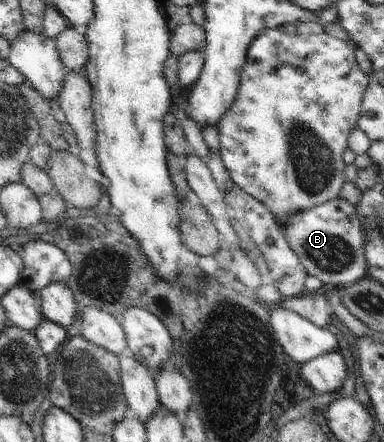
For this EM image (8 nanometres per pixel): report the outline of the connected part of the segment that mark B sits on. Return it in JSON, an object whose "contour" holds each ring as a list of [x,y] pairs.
{"contour":[[[336,198],[306,209],[304,213],[294,213],[288,223],[281,227],[290,249],[296,253],[307,275],[318,277],[325,288],[347,287],[368,277],[368,263],[365,255],[361,215],[355,206]]]}

